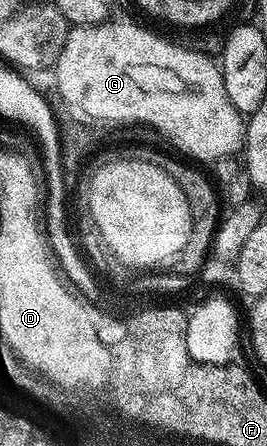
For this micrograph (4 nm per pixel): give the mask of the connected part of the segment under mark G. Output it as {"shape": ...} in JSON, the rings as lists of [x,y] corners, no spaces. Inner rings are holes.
{"shape":[[[109,21],[107,23],[99,23],[93,27],[87,25],[73,26],[62,55],[55,65],[54,75],[56,75],[55,90],[61,91],[72,103],[81,104],[84,114],[89,120],[99,121],[104,125],[108,125],[108,123],[145,123],[146,126],[153,127],[158,134],[165,135],[177,147],[175,150],[189,160],[200,161],[196,159],[209,159],[209,161],[215,161],[224,156],[235,156],[243,148],[246,119],[238,109],[234,109],[234,105],[230,105],[230,101],[226,97],[224,74],[220,72],[219,62],[213,56],[211,59],[210,56],[203,55],[200,51],[191,51],[188,47],[179,47],[178,44],[171,43],[170,40],[163,39],[162,36],[155,35],[154,32],[147,31],[146,28],[139,27],[136,23],[115,23],[115,21]]]}

